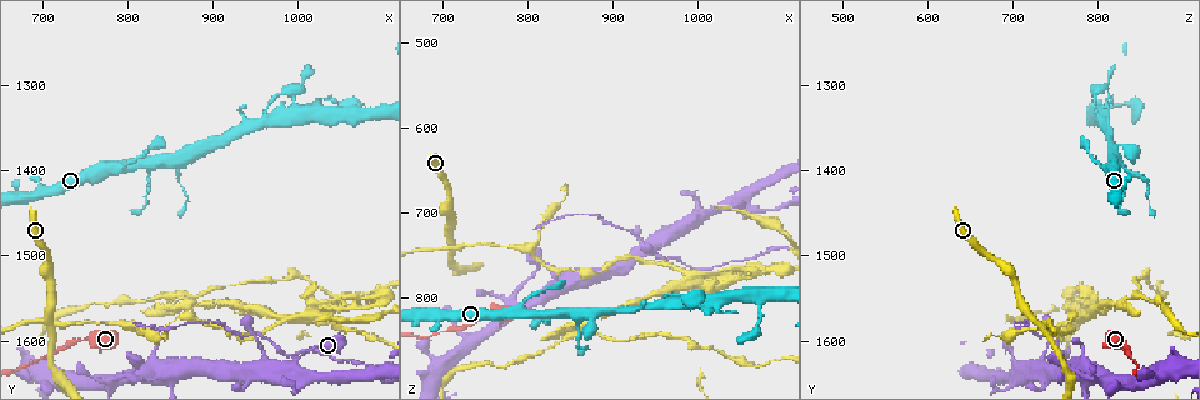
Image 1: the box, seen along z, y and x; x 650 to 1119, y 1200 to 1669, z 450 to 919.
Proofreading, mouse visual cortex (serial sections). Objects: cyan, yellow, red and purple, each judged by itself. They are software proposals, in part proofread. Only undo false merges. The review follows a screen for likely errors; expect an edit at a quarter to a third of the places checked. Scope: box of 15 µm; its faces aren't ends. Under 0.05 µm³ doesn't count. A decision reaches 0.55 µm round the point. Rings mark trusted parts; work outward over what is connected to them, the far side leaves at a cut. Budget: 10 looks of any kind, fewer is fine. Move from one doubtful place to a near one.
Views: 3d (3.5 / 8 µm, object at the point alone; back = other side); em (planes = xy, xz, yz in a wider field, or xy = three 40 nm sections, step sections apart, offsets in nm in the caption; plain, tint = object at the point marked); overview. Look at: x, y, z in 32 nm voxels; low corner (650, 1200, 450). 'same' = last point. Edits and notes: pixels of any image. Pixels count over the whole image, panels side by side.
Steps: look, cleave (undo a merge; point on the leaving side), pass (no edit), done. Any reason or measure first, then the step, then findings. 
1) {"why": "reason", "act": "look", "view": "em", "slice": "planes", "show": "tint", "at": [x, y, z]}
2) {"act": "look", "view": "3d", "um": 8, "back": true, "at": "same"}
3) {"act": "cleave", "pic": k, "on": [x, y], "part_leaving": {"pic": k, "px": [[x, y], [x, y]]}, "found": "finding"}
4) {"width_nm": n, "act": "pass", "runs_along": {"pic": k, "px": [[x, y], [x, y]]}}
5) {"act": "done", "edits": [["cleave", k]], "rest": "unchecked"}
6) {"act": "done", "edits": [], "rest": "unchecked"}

{"why": "abrupt turn", "act": "look", "view": "3d", "um": 3.5, "at": [780, 1650, 810]}

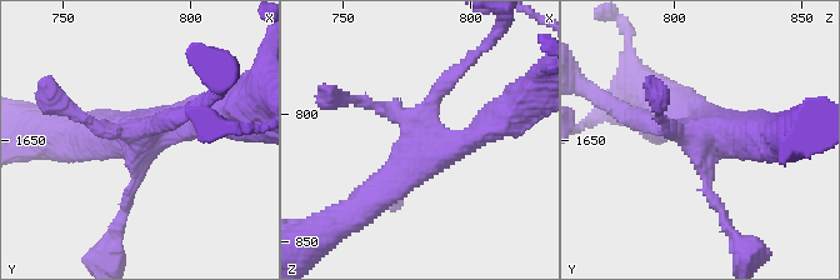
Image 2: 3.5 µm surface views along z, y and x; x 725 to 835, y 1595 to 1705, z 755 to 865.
{"act": "look", "view": "em", "slice": "planes", "show": "tint", "at": [783, 1647, 806]}

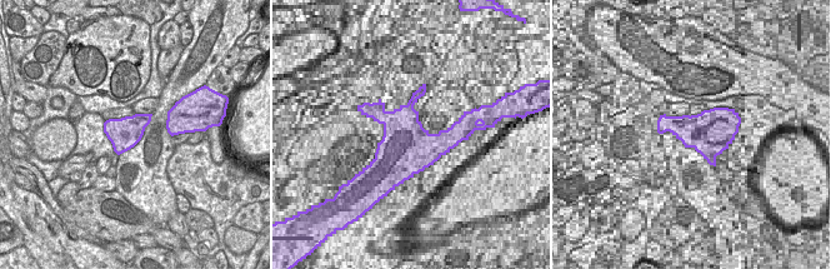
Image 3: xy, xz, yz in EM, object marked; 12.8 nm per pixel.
{"why": "cut it another way", "act": "look", "view": "em", "slice": "xy", "step": 3, "show": "tint", "at": "same"}

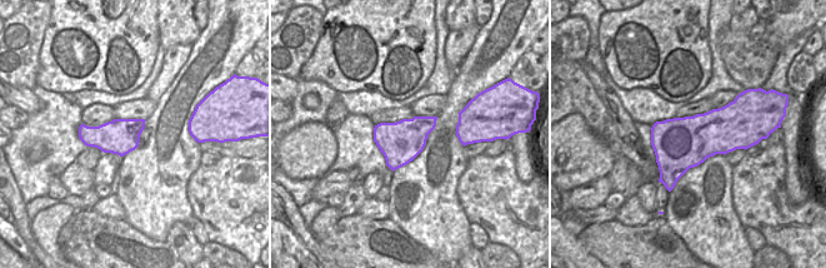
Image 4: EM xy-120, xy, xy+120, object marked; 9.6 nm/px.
{"act": "pass", "runs_along": {"pic": 2, "px": [[504, 115], [430, 150], [365, 205]]}, "found": "continuous, no second cell"}

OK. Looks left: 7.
{"why": "sudden change in width", "act": "look", "view": "3d", "um": 3.5, "at": [740, 1605, 830]}

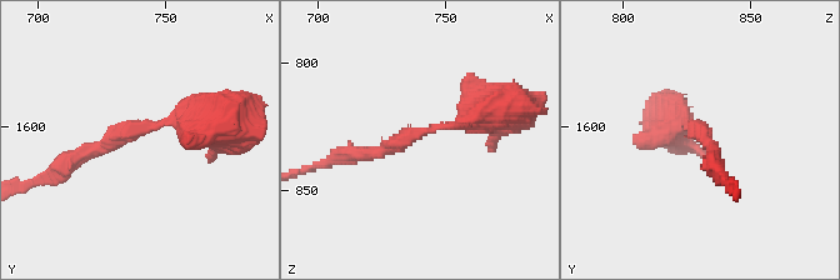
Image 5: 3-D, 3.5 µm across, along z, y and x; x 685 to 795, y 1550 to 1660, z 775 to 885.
{"arm_widths_nm": [200, 500], "why": "now the EM", "act": "look", "view": "em", "slice": "xy", "step": 5, "show": "tint", "at": [743, 1601, 826]}

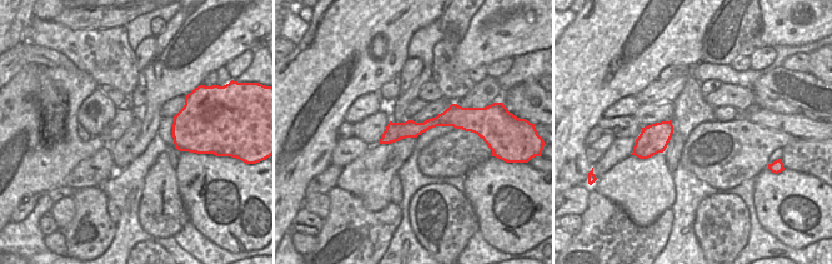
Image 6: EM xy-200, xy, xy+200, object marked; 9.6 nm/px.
{"act": "pass", "runs_along": {"pic": 5, "px": [[506, 106], [360, 154]]}, "found": "all the same cell"}

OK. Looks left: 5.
{"why": "sharp bend", "act": "look", "view": "3d", "um": 8, "at": [950, 1595, 740]}

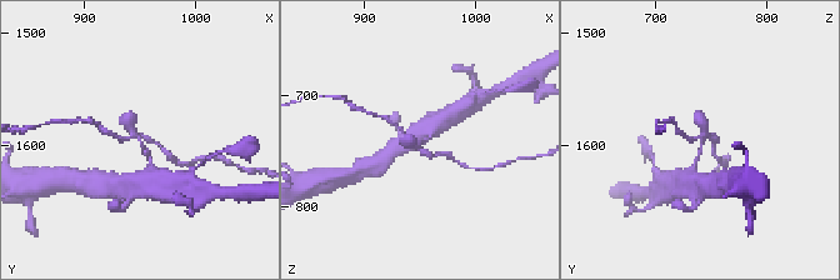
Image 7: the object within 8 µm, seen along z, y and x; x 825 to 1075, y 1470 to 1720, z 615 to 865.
{"act": "look", "view": "em", "slice": "xy", "step": 5, "show": "tint", "at": [952, 1594, 744]}

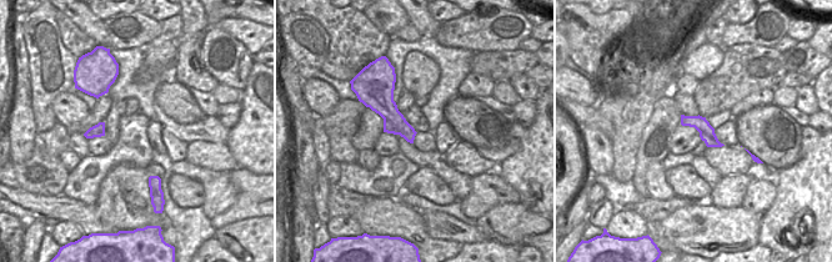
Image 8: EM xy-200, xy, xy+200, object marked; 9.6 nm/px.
{"act": "cleave", "pic": 7, "on": [721, 160], "part_leaving": {"pic": 7, "px": [[709, 138], [715, 140], [714, 153], [725, 164]]}, "found": "a second cell is stuck on"}

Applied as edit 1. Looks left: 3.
{"why": "sudden change in width", "act": "look", "view": "3d", "um": 3.5, "at": [710, 1585, 735]}

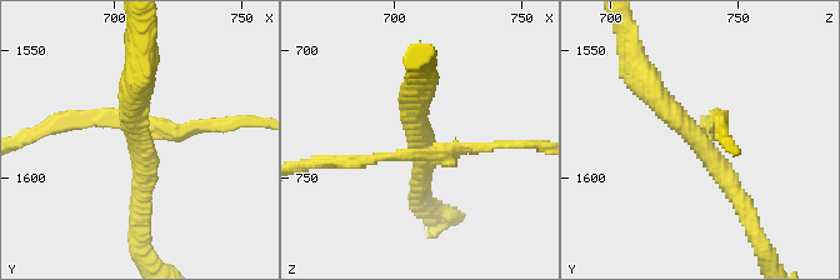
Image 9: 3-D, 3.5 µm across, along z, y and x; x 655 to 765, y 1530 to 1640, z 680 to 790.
{"arms": 4, "arm_widths_nm": [150, 150, 250, 350], "act": "look", "view": "em", "slice": "xy", "step": 3, "show": "tint", "at": [710, 1584, 734]}

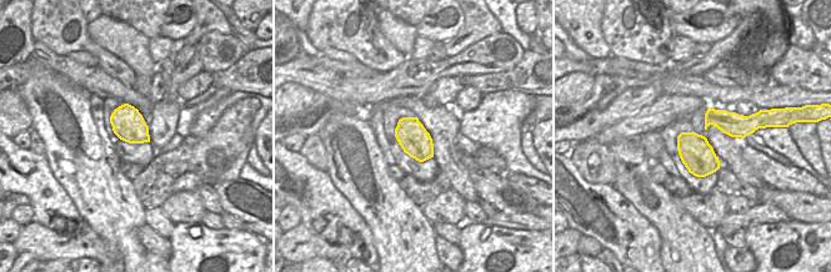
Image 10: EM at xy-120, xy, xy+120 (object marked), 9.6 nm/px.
{"why": "cut it another way", "act": "look", "view": "em", "slice": "xy", "step": 2, "show": "tint", "at": "same"}

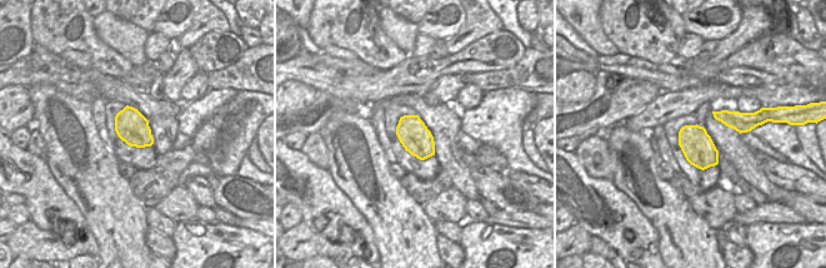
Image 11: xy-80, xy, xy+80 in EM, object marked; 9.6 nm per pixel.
{"act": "cleave", "pic": 9, "on": [191, 129], "found": "a second cell is stuck on"}

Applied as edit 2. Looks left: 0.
{"act": "done", "edits": [["cleave", 7], ["cleave", 9]], "rest": "unchecked"}

